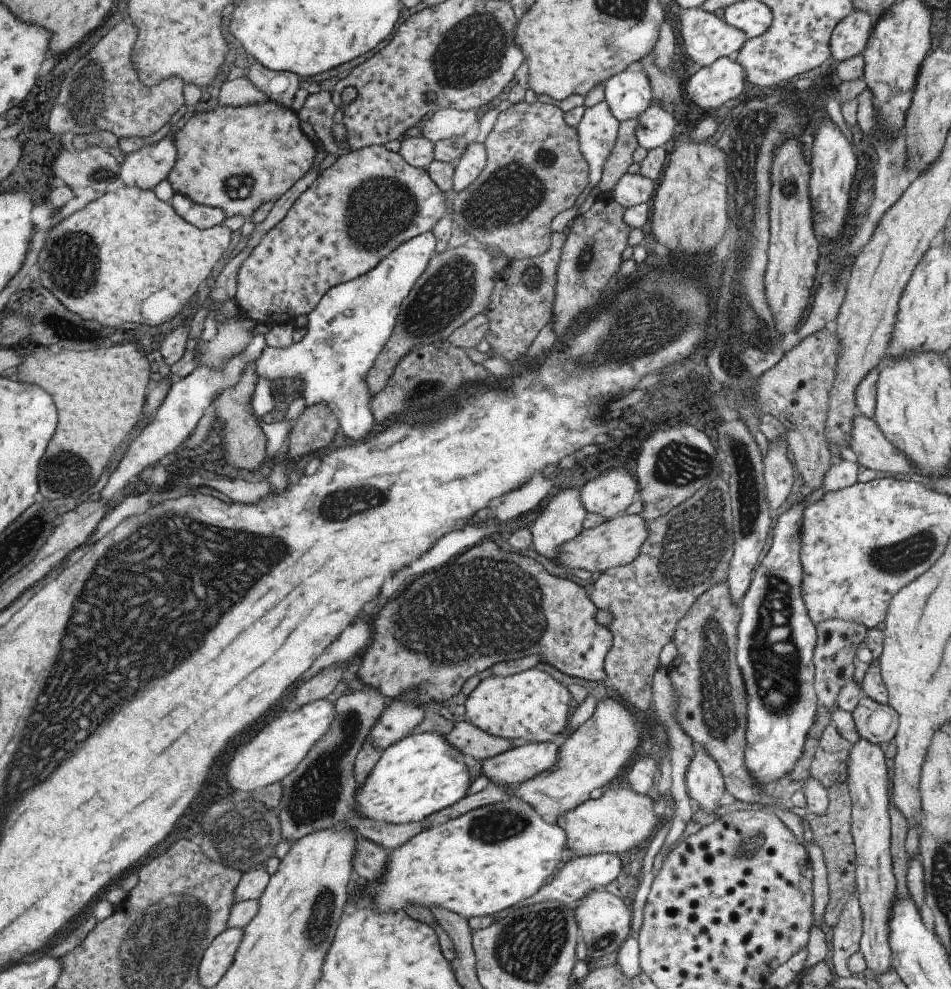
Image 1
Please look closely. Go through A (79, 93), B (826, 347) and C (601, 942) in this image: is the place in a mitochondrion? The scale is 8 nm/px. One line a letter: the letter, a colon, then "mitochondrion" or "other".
A: mitochondrion
B: other
C: mitochondrion

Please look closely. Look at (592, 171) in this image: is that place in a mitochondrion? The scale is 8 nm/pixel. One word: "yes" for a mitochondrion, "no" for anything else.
no

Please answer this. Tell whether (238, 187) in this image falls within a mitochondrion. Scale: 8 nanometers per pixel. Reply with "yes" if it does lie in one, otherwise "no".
yes

